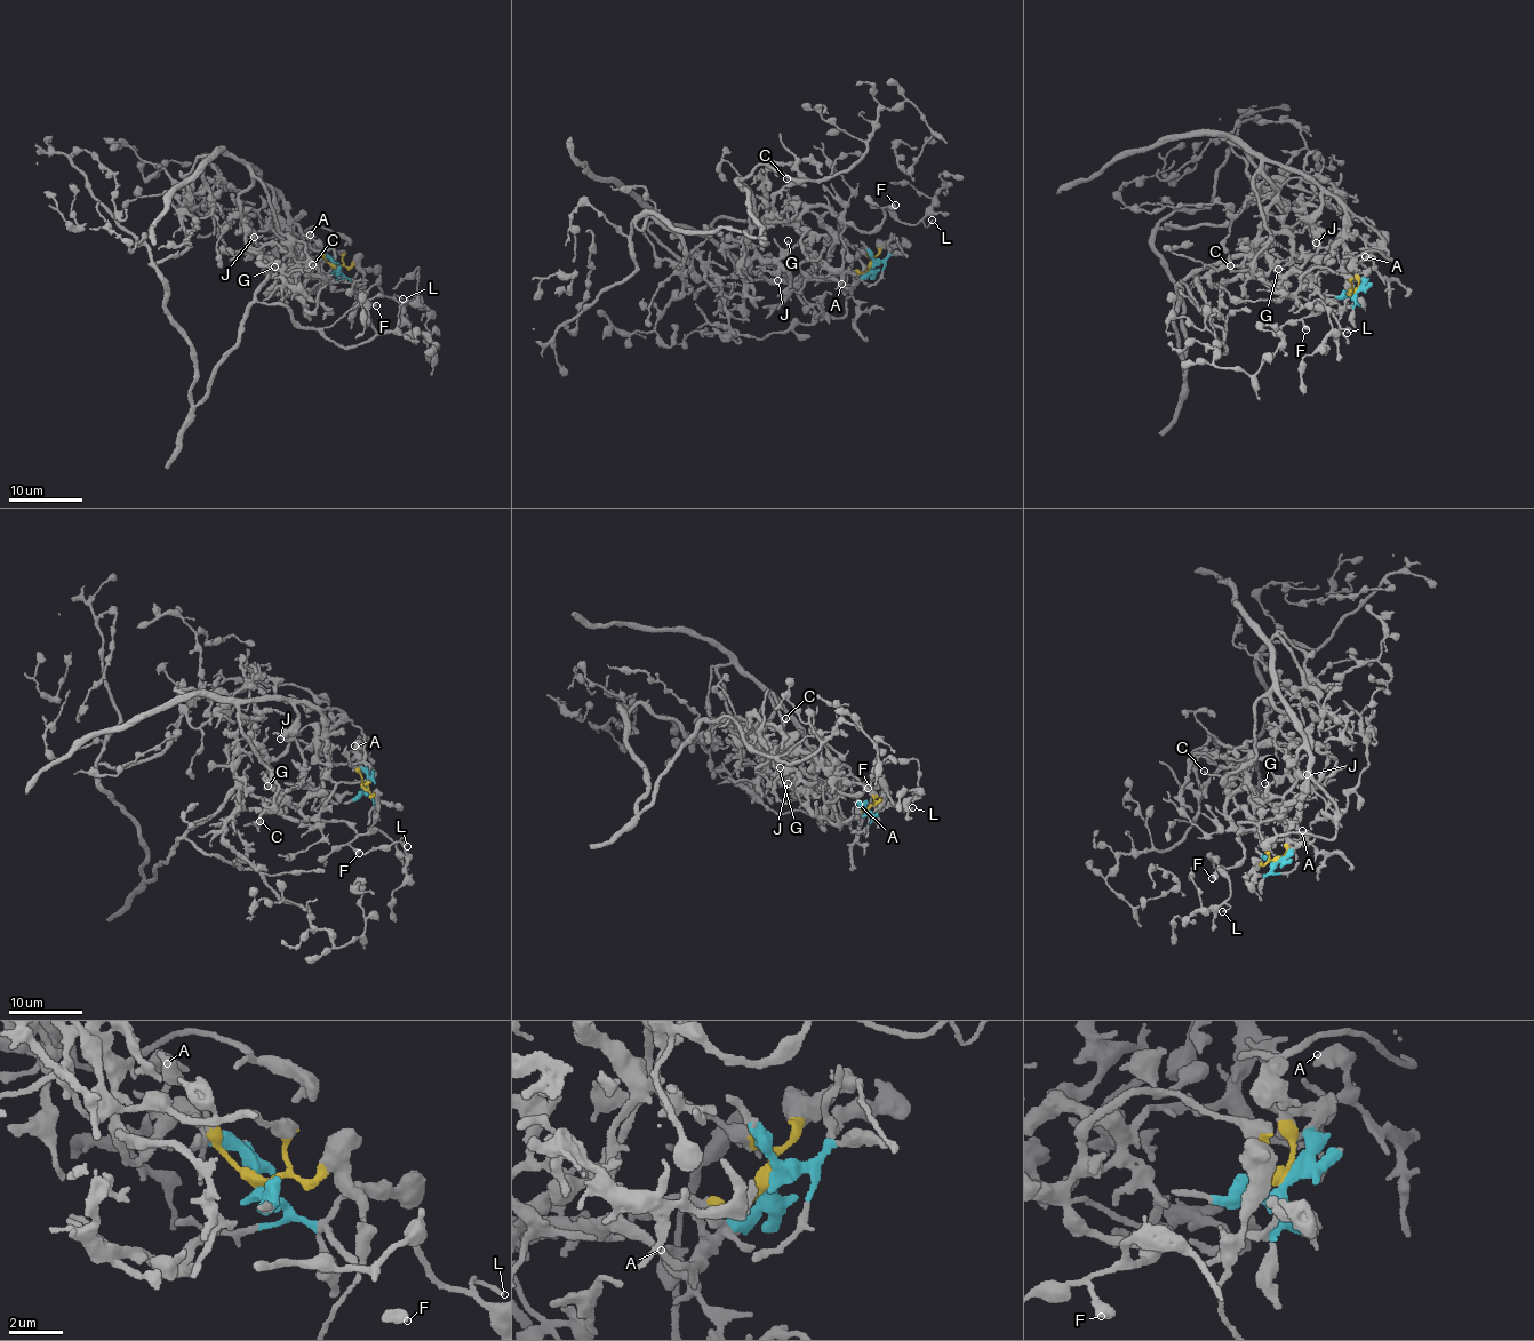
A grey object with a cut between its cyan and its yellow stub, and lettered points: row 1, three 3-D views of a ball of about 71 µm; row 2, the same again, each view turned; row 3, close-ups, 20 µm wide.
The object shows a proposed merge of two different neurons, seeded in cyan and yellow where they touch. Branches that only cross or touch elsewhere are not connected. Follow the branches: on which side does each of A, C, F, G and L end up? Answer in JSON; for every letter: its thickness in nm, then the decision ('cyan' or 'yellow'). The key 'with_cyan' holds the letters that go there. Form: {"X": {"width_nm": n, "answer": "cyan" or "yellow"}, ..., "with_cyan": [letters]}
{"A": {"width_nm": 480, "answer": "cyan"}, "C": {"width_nm": 180, "answer": "cyan"}, "F": {"width_nm": 480, "answer": "yellow"}, "G": {"width_nm": 160, "answer": "cyan"}, "L": {"width_nm": 140, "answer": "yellow"}, "with_cyan": ["A", "C", "G"]}

